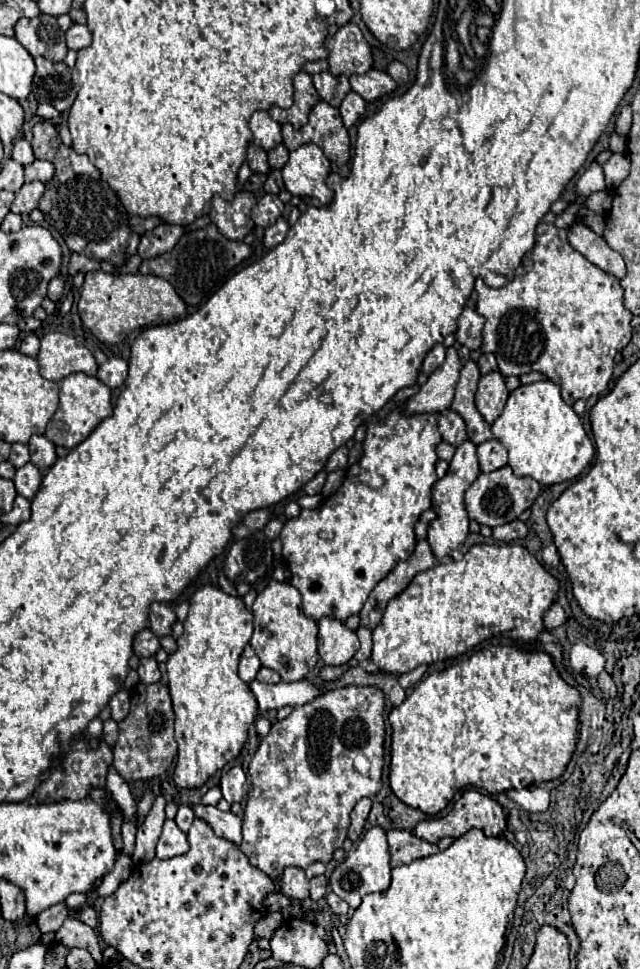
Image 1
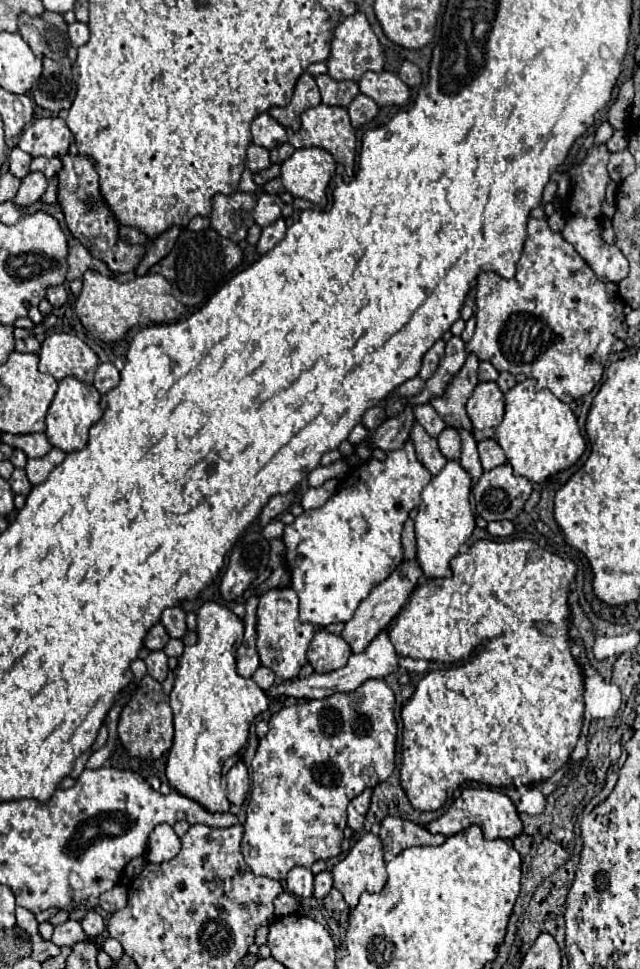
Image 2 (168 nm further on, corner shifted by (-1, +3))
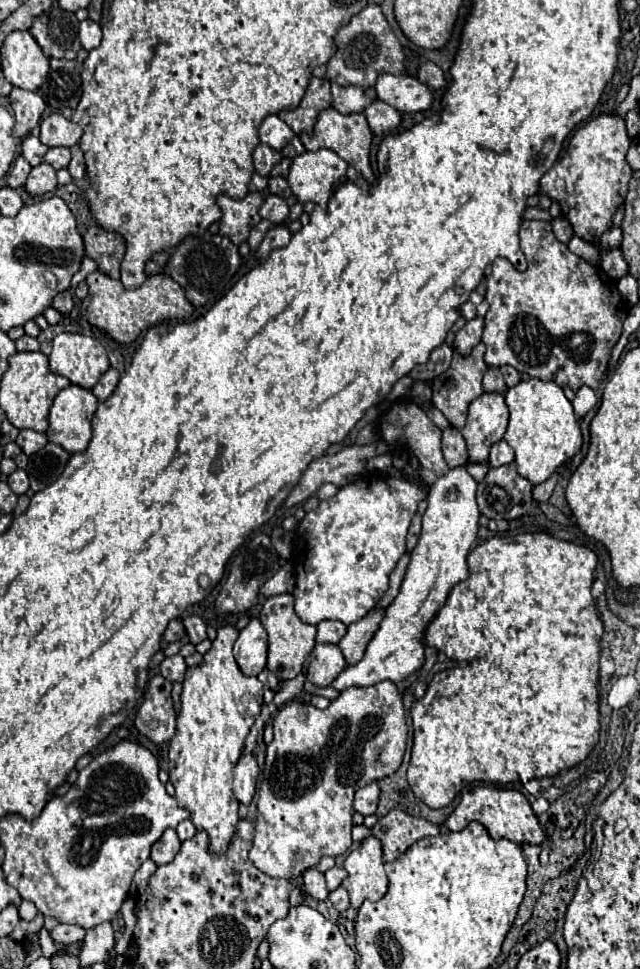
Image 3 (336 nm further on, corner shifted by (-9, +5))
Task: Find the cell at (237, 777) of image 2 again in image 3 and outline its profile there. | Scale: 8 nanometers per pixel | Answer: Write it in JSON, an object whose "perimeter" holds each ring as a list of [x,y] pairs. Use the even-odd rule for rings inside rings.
{"perimeter":[[[251,754],[243,756],[233,770],[233,794],[245,806],[255,796],[257,776],[259,776],[259,766],[257,766],[257,760]]]}

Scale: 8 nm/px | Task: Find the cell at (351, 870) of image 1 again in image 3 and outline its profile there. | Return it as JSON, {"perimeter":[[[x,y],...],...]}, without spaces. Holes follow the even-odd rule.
{"perimeter":[[[369,836],[361,842],[361,846],[357,846],[353,852],[349,852],[349,856],[345,858],[343,868],[347,870],[347,878],[343,880],[343,888],[349,892],[351,898],[351,906],[359,908],[365,900],[379,900],[385,896],[389,880],[385,874],[385,864],[383,864],[383,846],[381,842],[377,842],[375,836]]]}

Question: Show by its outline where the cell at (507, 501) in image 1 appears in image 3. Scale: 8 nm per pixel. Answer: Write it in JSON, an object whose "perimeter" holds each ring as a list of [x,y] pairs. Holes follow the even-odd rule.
{"perimeter":[[[517,464],[489,468],[485,480],[477,488],[477,504],[481,514],[493,520],[515,520],[531,510],[533,484],[517,474]]]}

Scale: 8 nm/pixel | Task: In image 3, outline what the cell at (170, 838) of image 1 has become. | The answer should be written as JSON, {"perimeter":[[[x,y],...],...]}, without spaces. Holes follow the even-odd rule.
{"perimeter":[[[167,828],[163,836],[153,844],[151,848],[151,858],[155,864],[167,864],[177,856],[177,850],[181,848],[181,840],[173,828]]]}

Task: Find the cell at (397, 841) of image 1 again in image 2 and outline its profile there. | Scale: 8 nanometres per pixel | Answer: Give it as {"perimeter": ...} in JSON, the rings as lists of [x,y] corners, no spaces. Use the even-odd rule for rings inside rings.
{"perimeter":[[[385,816],[379,828],[379,838],[383,842],[385,862],[399,856],[405,848],[411,846],[437,846],[445,842],[443,834],[431,834],[425,826],[419,826],[411,820],[399,816]]]}

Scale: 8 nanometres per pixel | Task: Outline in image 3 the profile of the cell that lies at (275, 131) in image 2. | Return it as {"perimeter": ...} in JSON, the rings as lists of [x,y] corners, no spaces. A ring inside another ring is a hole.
{"perimeter":[[[267,116],[261,126],[259,126],[259,138],[263,144],[281,150],[285,144],[289,144],[293,140],[295,132],[279,118],[279,116]]]}

